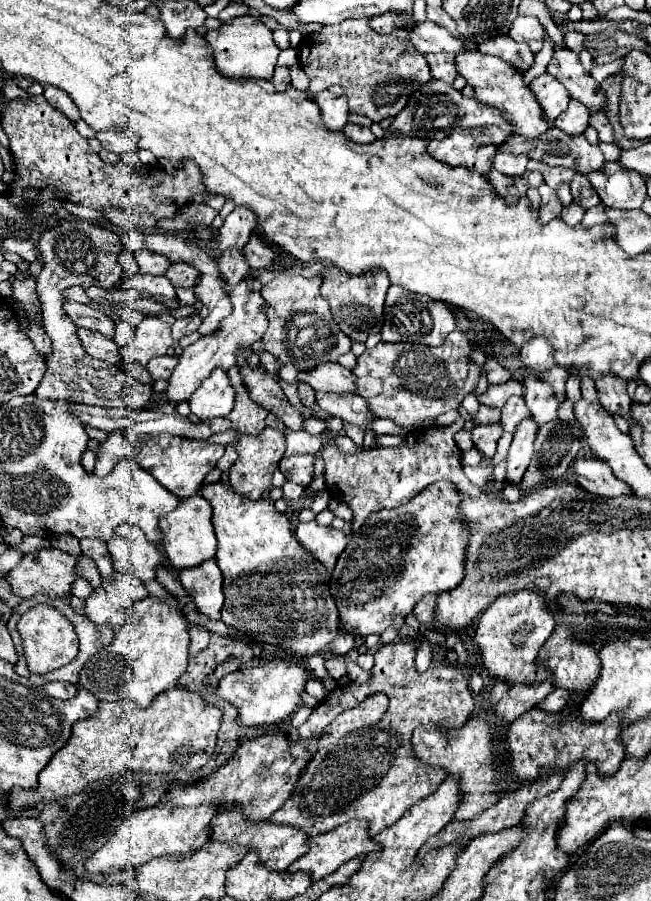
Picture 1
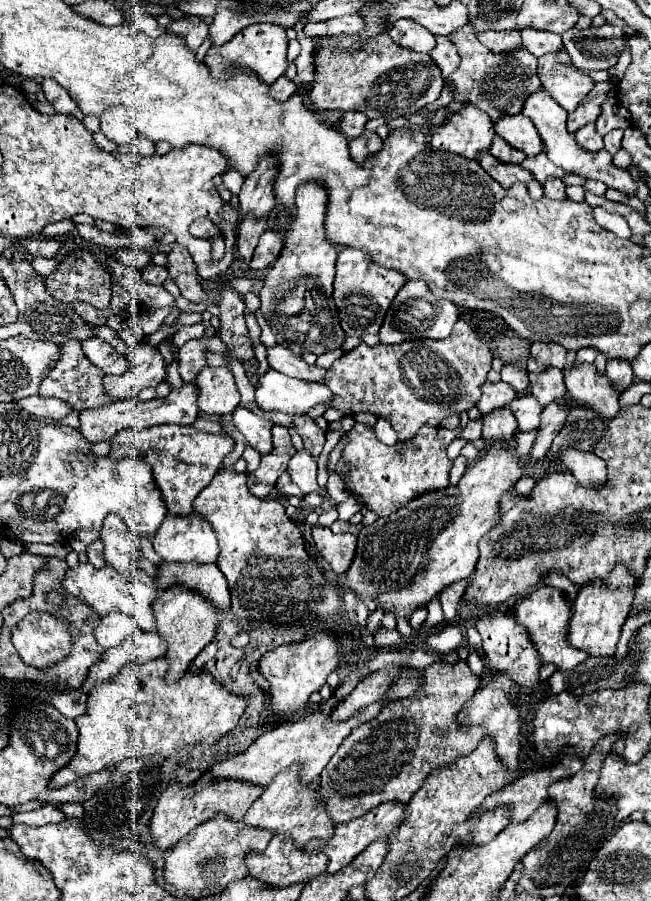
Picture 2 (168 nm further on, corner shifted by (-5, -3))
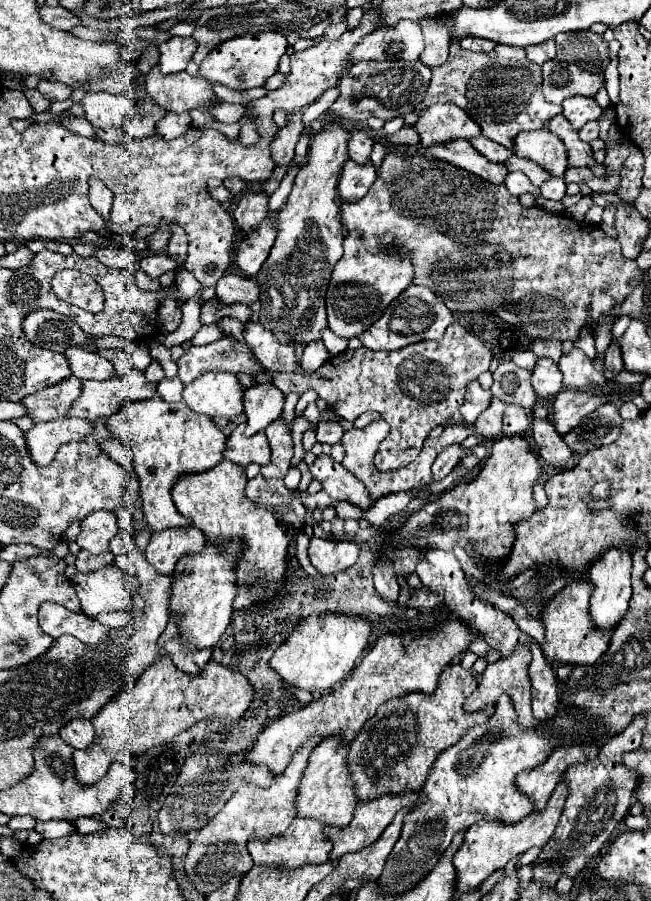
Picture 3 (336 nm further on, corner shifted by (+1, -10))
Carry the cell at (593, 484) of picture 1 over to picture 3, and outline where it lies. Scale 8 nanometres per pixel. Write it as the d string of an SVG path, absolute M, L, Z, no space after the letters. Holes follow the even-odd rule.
M534 417L532 425L530 425L530 431L532 431L532 437L534 437L536 445L540 447L538 453L540 453L540 457L546 463L550 463L554 467L562 467L572 457L570 447L556 433L554 425L550 423L550 419L538 419L538 417Z

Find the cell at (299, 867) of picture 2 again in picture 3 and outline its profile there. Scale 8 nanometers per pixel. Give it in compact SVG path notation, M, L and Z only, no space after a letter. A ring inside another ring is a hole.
M296 817L288 829L270 839L260 839L258 835L252 835L248 841L248 851L254 859L254 865L274 865L280 869L296 869L302 865L316 865L328 861L332 843L324 835L324 825L316 819L300 819Z

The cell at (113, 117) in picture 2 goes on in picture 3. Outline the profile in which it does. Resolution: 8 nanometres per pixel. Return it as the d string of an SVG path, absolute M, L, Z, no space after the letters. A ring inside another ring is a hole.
M88 91L82 99L86 119L98 127L120 127L136 99L108 91Z

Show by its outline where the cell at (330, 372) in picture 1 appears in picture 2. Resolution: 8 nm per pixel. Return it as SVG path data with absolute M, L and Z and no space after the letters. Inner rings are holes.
M274 346L268 350L268 364L270 364L270 368L274 368L286 376L300 378L300 380L312 380L312 382L324 380L324 376L330 372L326 368L320 368L318 364L308 366L300 356L292 354L284 346Z

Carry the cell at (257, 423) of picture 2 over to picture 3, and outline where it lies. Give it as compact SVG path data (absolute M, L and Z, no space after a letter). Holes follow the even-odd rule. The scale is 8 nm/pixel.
M242 423L230 433L230 437L226 441L224 457L238 463L238 465L244 465L244 467L250 463L268 465L270 463L268 439L264 433L254 435L254 437L246 437L244 435L244 423Z

